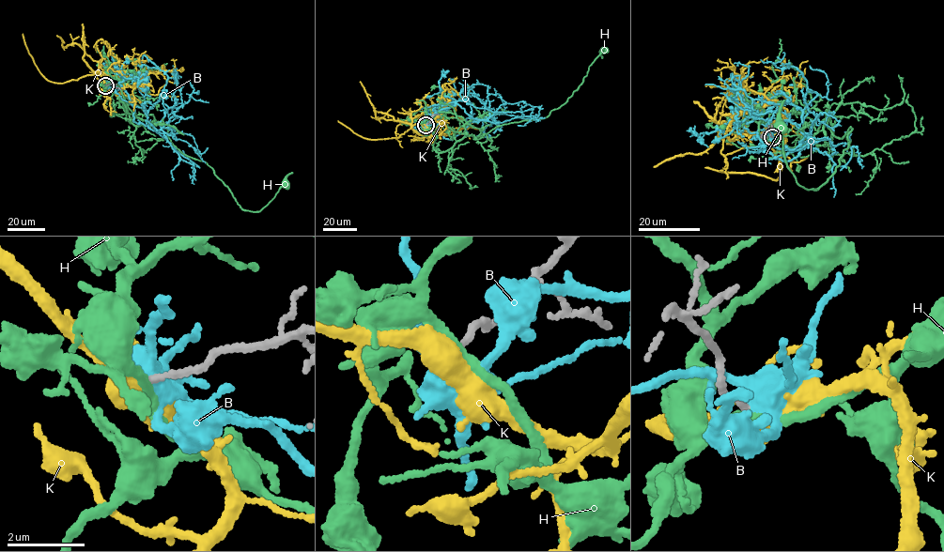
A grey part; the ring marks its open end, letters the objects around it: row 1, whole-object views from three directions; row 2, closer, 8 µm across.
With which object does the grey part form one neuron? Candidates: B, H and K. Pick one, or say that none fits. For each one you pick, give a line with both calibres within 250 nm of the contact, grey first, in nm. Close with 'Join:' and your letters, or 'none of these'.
K: calibres 160 and 550 nm
Join: K

